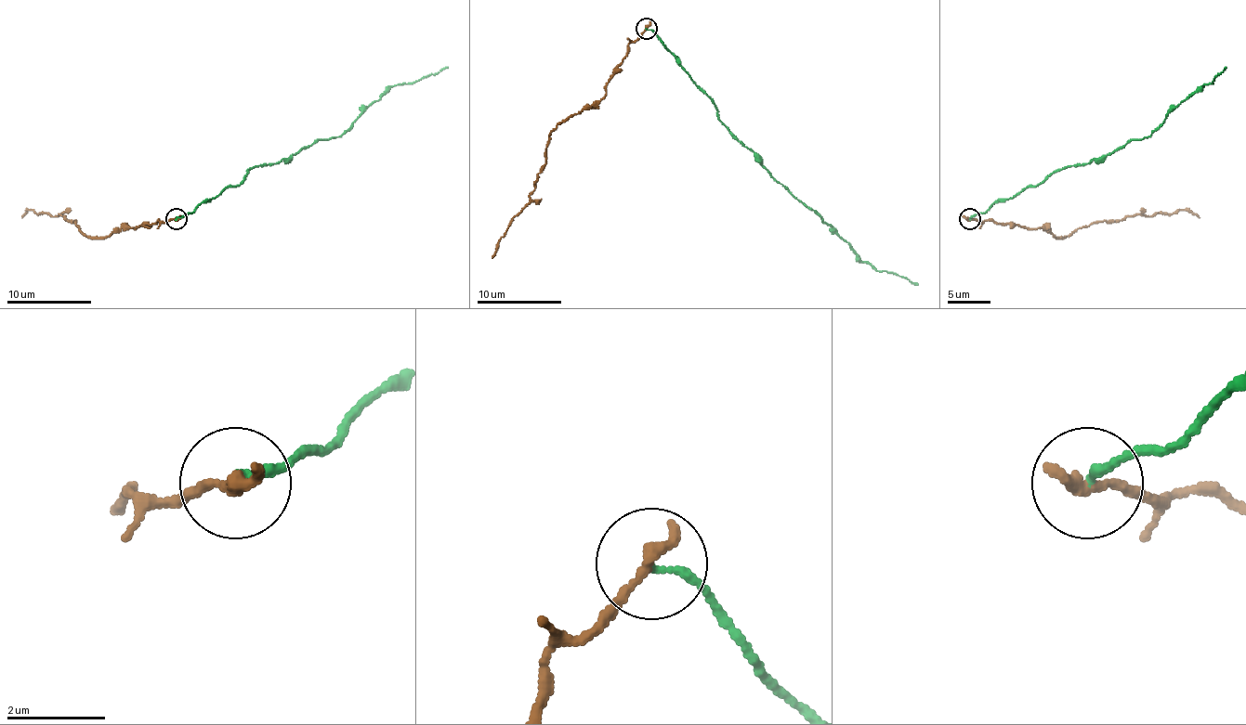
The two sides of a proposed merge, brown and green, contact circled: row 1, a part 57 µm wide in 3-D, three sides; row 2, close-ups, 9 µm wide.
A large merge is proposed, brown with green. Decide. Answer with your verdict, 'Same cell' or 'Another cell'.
Another cell

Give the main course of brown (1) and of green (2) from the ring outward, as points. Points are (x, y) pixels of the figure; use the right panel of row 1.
1: (970, 219), (1047, 227), (1055, 236), (1068, 236), (1079, 227), (1136, 214), (1151, 217), (1191, 211), (1200, 217)
2: (970, 219), (1064, 168), (1104, 160), (1132, 140), (1147, 138), (1226, 66)

